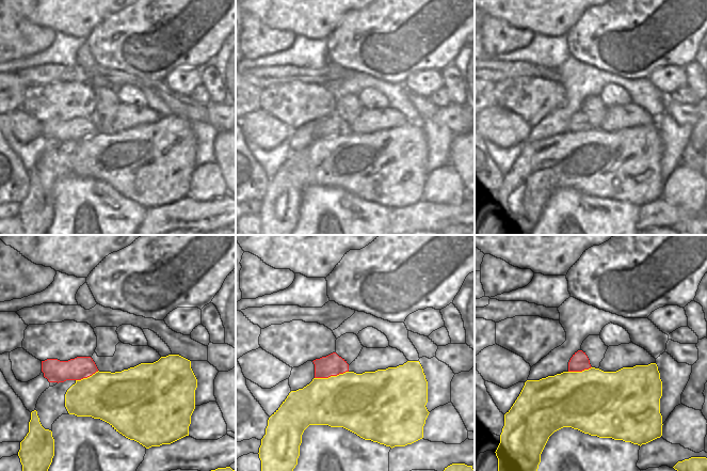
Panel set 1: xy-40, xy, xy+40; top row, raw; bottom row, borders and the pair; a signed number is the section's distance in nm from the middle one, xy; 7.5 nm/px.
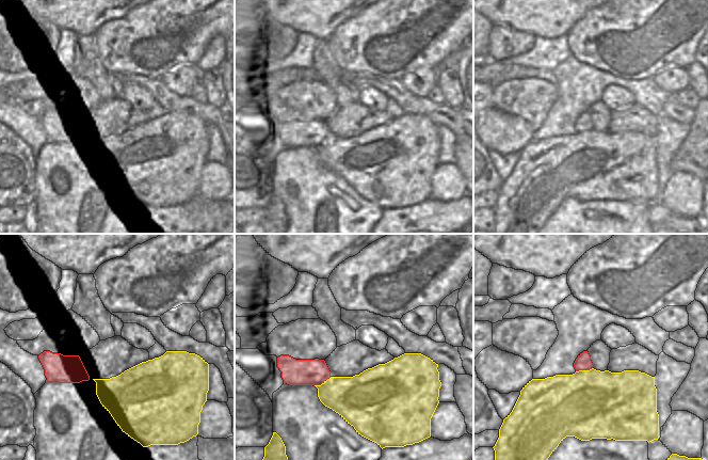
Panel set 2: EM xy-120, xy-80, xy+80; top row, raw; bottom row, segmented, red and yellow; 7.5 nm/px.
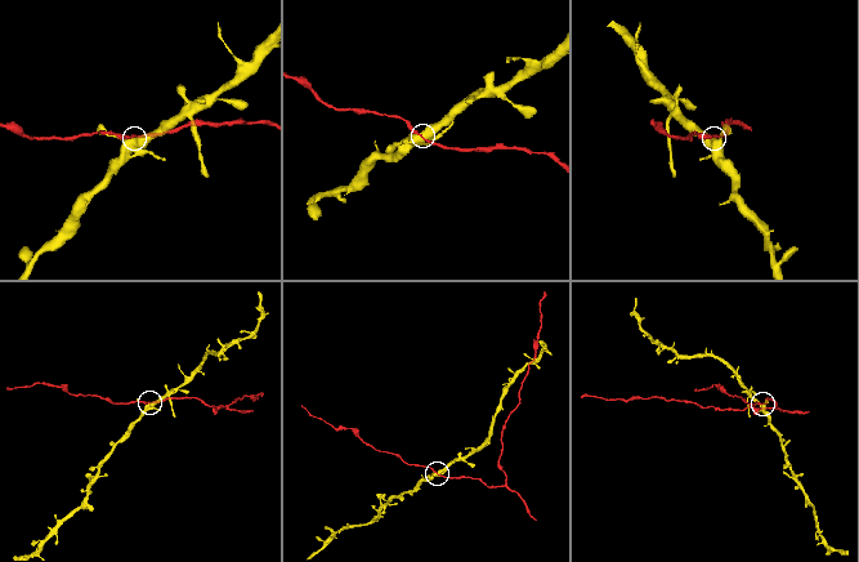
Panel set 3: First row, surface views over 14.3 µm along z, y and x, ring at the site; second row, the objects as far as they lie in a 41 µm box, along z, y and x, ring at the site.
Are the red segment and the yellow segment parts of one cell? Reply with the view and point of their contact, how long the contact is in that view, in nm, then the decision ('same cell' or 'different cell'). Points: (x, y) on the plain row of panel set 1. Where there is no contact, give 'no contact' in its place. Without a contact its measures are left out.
contact xy (331, 136); length 260 nm; different cell

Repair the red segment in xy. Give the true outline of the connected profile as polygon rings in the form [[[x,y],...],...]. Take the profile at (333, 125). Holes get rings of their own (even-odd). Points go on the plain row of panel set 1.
[[[336,113],[316,120],[312,123],[315,125],[315,139],[328,139],[349,132],[349,125]]]

